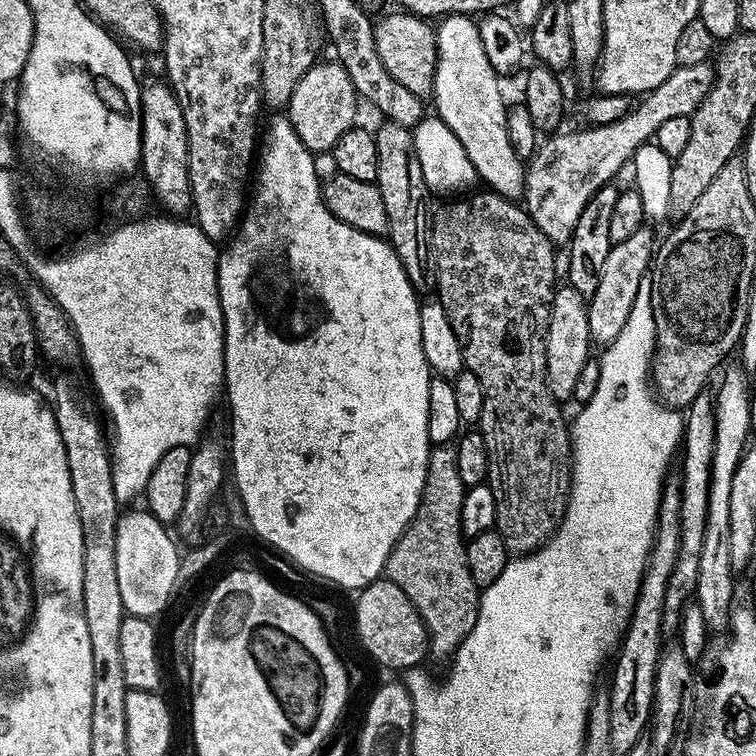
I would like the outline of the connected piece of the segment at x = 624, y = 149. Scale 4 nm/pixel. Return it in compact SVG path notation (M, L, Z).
M705 62L694 66L681 64L670 74L670 78L666 78L666 82L662 82L657 88L653 88L641 99L644 101L637 108L635 105L622 118L618 118L609 124L584 126L581 132L561 131L559 134L549 135L545 139L548 141L545 144L543 141L537 147L526 164L522 200L526 205L529 218L557 245L567 245L572 239L574 226L578 226L578 218L590 202L592 195L598 189L613 183L612 176L618 175L620 167L624 163L627 165L633 159L635 152L655 137L658 126L662 126L662 122L667 122L670 118L678 118L679 116L691 117L692 113L698 110L702 98L706 98L706 94L712 89L713 79L714 68L711 63Z

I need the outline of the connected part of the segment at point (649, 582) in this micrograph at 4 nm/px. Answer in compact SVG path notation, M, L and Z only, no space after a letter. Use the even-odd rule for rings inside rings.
M668 482L663 485L662 495L660 498L660 518L656 526L656 541L652 543L652 549L648 555L648 562L644 565L644 576L640 580L640 593L636 595L636 604L632 608L632 617L626 621L626 631L618 645L618 660L616 662L616 670L614 672L614 680L608 698L608 705L610 706L610 728L612 730L612 744L616 750L628 752L640 740L640 735L645 735L646 729L649 727L652 718L652 695L656 689L656 667L660 665L660 658L662 655L662 647L660 648L660 639L662 633L660 627L662 626L662 610L664 609L664 599L666 598L666 586L670 582L670 574L676 569L676 559L678 558L678 550L680 549L680 489L675 483Z

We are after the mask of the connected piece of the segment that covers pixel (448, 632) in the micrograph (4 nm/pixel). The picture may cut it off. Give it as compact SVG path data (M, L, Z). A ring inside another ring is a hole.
M436 446L428 453L426 482L412 521L405 526L398 542L384 563L383 575L418 610L428 631L431 659L451 661L460 644L474 630L480 613L481 585L474 582L468 565L466 537L462 526L465 486L458 475L455 447Z

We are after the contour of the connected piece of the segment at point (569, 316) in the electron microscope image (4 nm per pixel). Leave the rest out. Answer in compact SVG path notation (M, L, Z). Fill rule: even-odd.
M571 286L557 287L550 306L550 326L546 330L546 382L555 400L572 400L574 382L578 382L578 374L582 374L582 366L586 366L593 355L592 351L594 345L586 298Z

